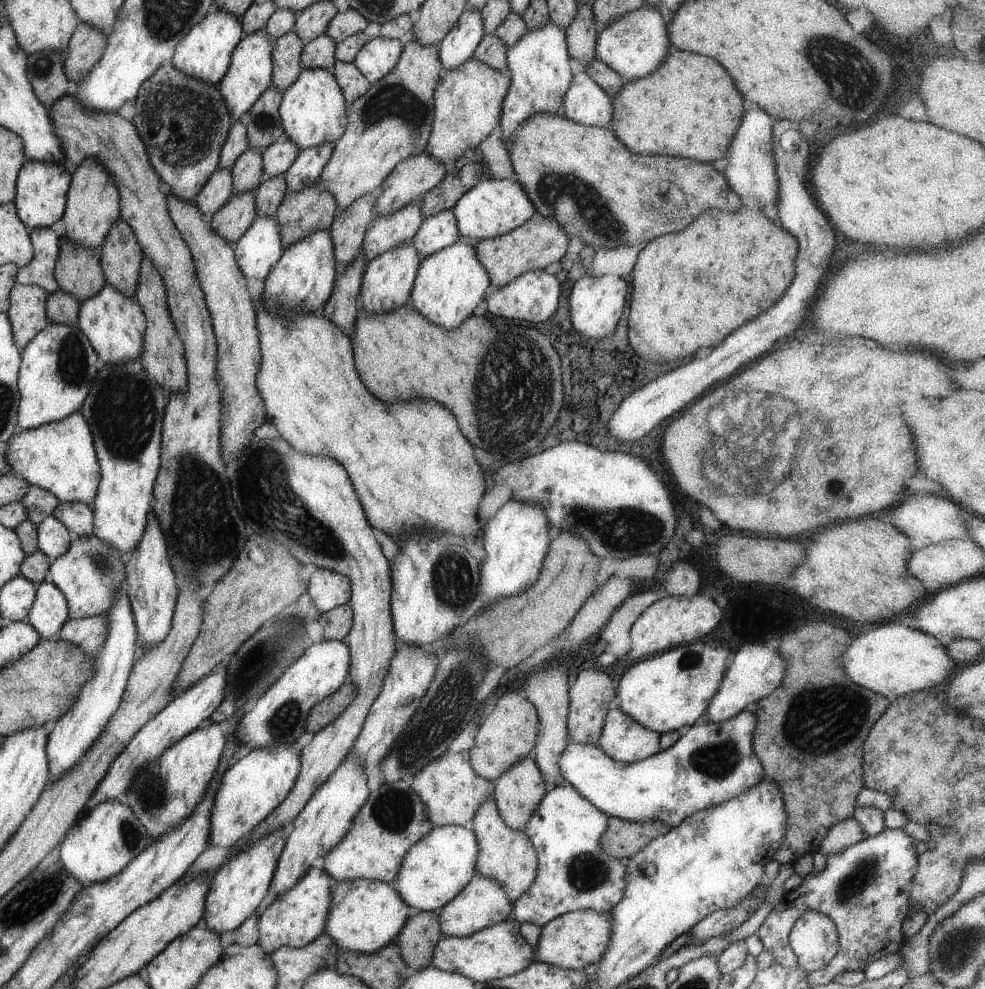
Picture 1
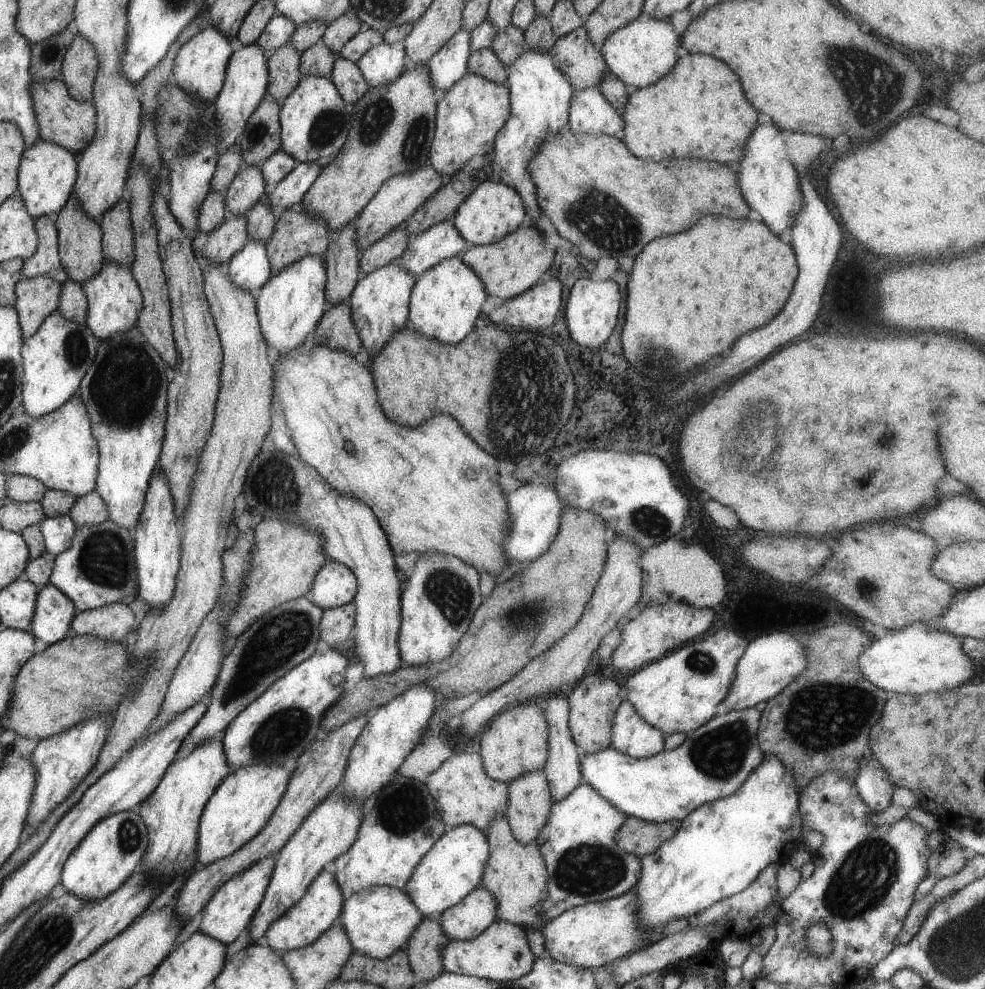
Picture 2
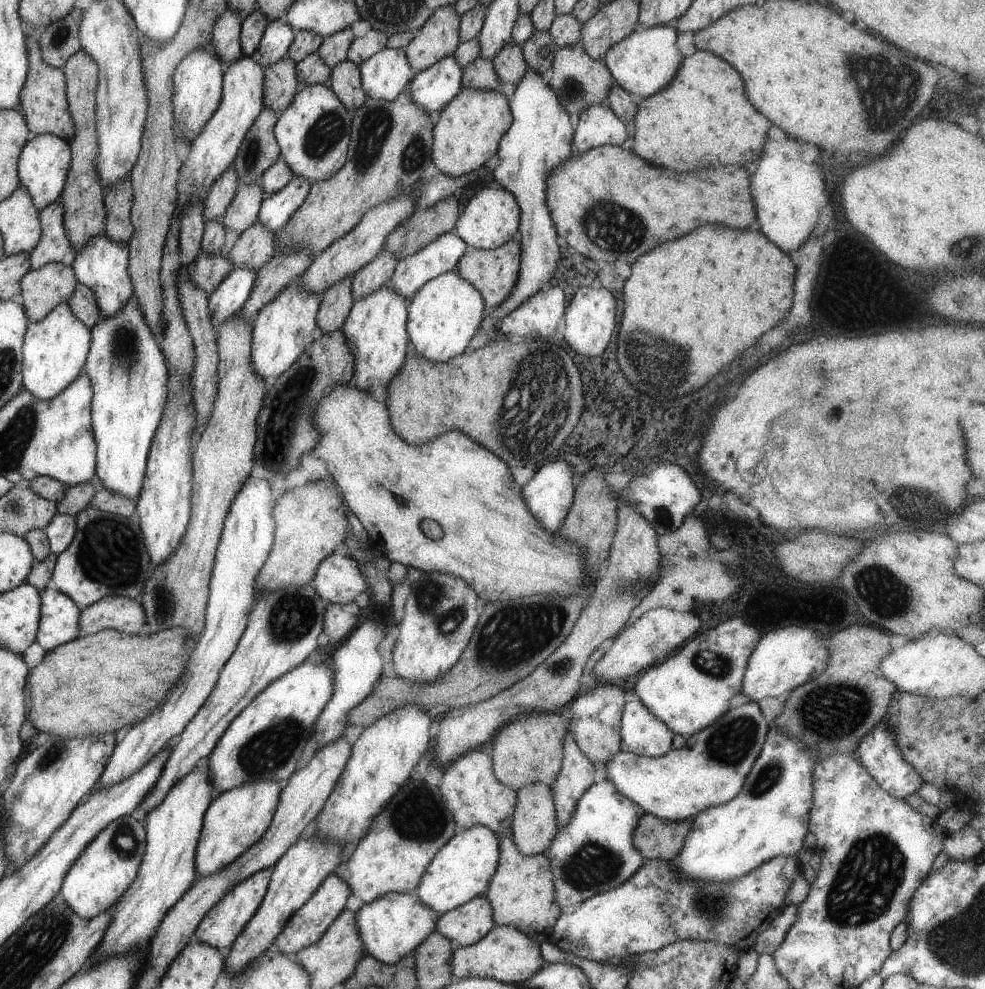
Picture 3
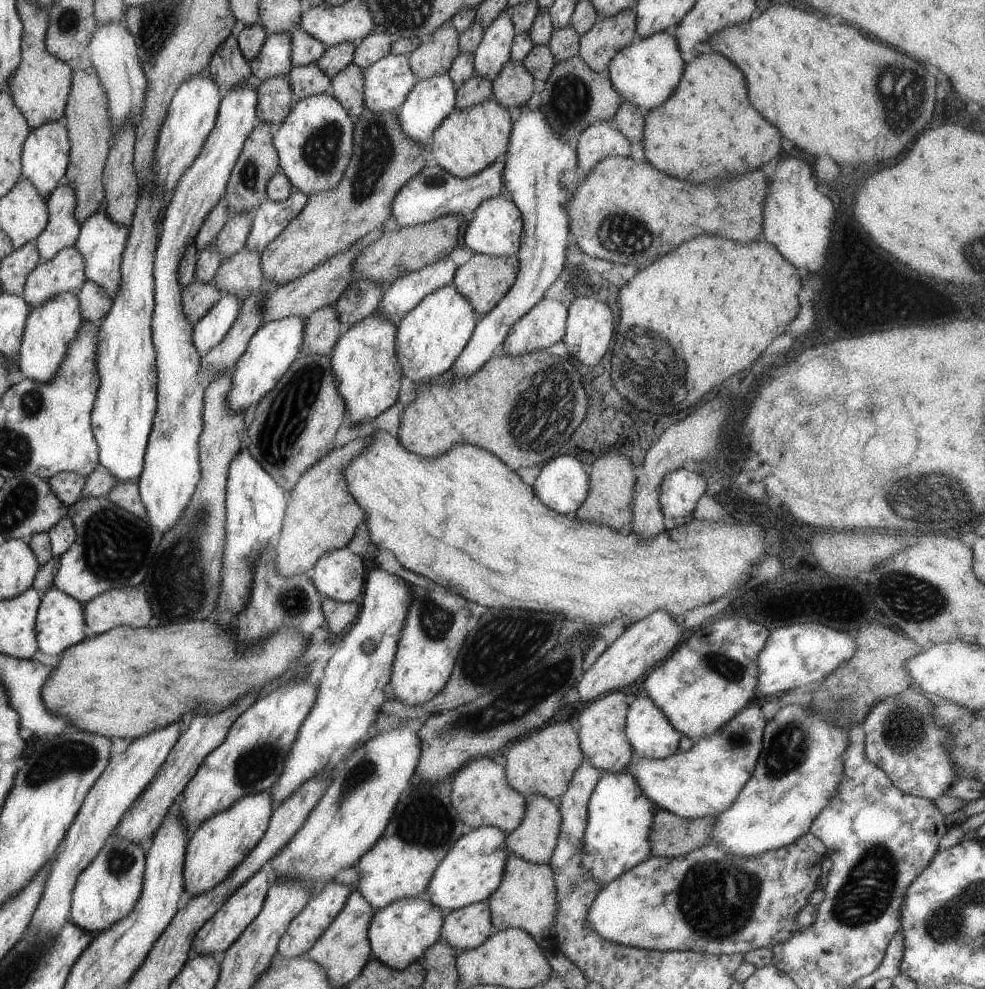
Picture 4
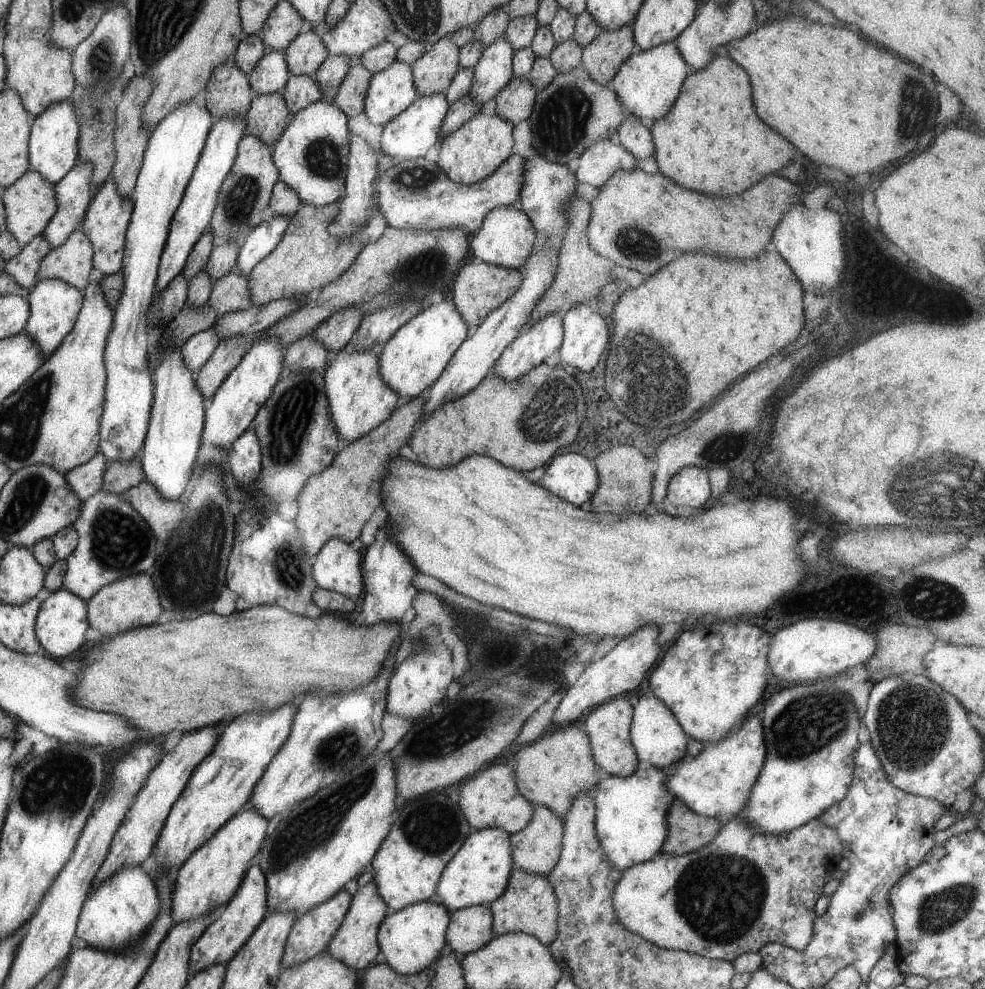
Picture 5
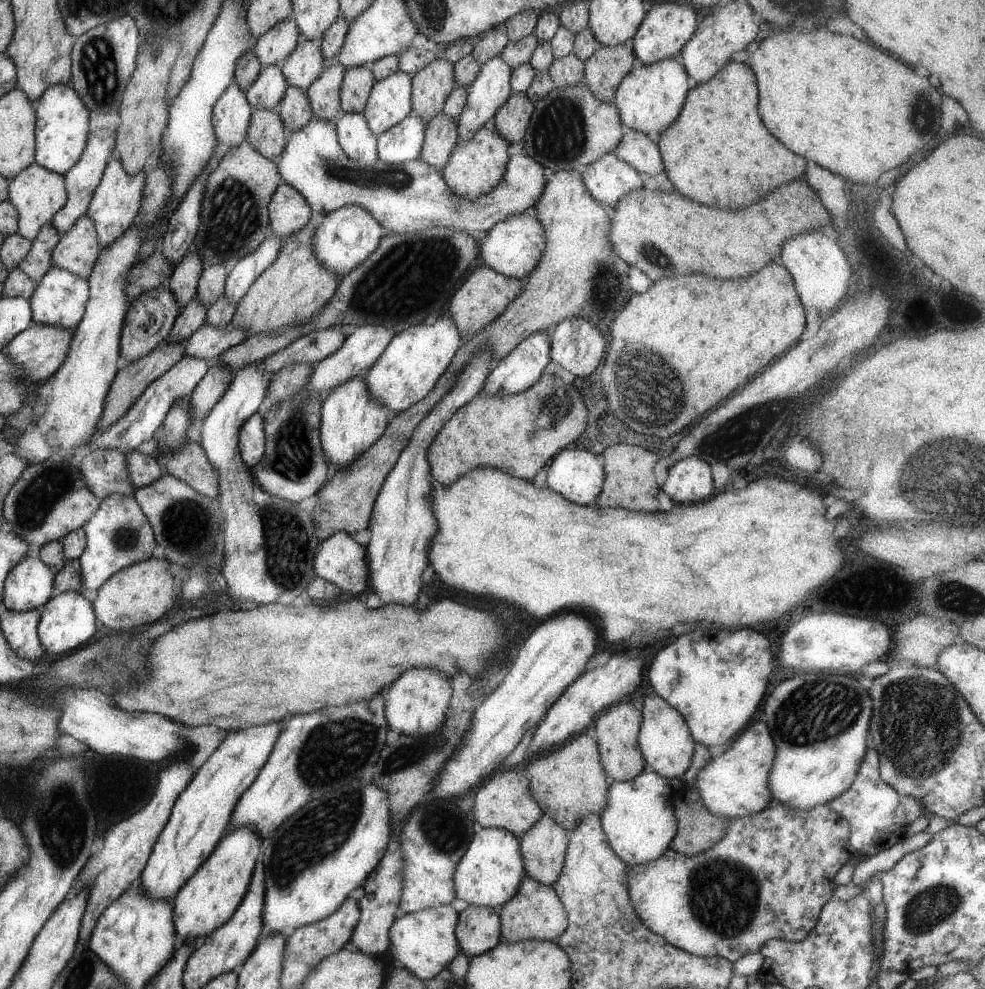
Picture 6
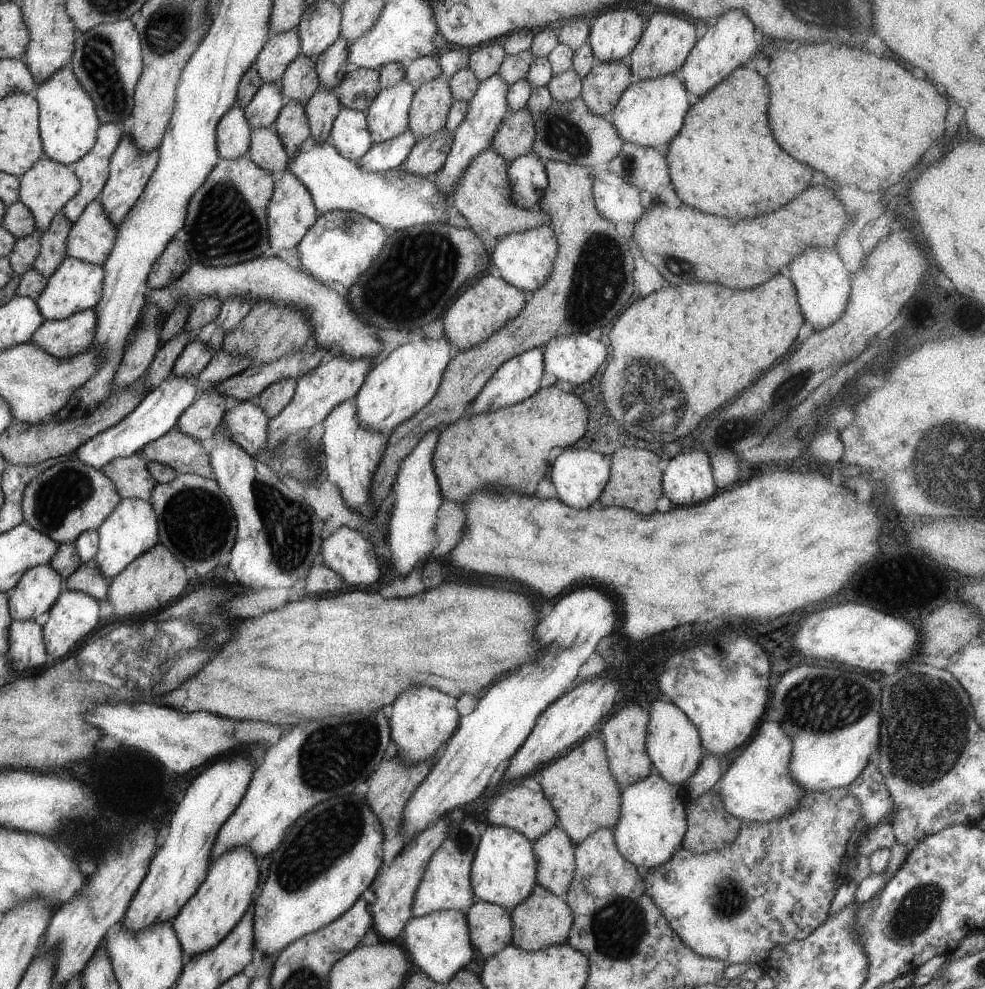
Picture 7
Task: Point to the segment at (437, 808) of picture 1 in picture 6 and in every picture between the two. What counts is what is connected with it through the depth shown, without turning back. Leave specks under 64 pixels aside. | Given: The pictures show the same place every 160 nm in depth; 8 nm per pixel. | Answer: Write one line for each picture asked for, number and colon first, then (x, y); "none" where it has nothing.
2: (463, 792)
3: (470, 789)
4: (481, 794)
5: (490, 799)
6: (505, 802)

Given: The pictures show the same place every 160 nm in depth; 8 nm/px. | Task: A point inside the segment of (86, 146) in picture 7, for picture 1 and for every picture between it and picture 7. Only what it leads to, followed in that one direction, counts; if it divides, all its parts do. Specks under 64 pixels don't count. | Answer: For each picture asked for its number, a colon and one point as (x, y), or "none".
1: (41, 193)
2: (48, 172)
3: (43, 166)
4: (46, 154)
5: (54, 147)
6: (62, 121)

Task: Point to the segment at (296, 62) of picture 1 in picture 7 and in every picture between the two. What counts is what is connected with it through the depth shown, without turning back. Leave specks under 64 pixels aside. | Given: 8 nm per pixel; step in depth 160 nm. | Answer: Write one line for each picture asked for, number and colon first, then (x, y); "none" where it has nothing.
2: (284, 75)
3: (281, 84)
4: (276, 100)
5: (268, 116)
6: (267, 134)
7: (267, 150)

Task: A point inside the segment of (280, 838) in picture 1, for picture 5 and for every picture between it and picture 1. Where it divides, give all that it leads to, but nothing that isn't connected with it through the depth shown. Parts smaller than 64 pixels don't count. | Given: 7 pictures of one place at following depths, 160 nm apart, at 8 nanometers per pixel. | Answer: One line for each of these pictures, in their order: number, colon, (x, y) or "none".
2: (230, 911)
3: (221, 927)
4: (228, 924)
5: (246, 910)

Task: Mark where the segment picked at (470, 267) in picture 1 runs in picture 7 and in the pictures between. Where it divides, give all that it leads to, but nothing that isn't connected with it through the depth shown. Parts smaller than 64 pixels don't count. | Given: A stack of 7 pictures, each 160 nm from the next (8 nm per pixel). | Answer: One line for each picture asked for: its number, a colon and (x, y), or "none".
2: (445, 301)
3: (447, 311)
4: (432, 335)
5: (414, 358)
6: (411, 365)
7: (401, 383)

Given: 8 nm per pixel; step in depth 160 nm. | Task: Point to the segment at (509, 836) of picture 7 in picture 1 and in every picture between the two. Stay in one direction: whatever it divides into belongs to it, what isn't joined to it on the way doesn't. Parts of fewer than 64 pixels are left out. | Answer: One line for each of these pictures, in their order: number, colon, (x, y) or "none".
1: (433, 872)
2: (453, 867)
3: (462, 870)
4: (472, 870)
5: (478, 874)
6: (488, 875)

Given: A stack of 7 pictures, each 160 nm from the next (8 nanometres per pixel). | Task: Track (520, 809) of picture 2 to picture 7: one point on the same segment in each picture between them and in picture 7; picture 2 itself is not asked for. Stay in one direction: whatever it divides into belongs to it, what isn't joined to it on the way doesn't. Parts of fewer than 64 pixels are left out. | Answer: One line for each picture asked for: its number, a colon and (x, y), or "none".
3: (534, 826)
4: (534, 840)
5: (535, 849)
6: (543, 847)
7: (554, 851)

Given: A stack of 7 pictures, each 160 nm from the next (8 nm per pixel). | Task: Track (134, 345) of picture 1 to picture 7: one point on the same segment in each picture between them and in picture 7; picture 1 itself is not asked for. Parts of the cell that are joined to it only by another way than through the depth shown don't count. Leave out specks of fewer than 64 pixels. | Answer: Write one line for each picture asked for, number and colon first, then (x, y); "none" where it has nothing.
2: (115, 299)
3: (103, 264)
4: (102, 242)
5: (109, 216)
6: (114, 208)
7: (131, 169)

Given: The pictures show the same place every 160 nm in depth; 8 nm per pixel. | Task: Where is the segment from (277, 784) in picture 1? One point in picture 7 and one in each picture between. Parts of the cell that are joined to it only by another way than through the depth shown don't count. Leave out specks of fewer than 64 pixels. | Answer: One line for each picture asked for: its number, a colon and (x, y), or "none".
2: (242, 806)
3: (237, 820)
4: (217, 847)
5: (212, 875)
6: (211, 895)
7: (226, 895)

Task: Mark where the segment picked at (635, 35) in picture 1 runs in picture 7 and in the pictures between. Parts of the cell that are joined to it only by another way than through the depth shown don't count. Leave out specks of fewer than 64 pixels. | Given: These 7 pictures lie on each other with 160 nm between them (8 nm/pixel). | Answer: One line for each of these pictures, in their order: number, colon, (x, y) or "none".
2: (641, 53)
3: (646, 61)
4: (646, 72)
5: (648, 83)
6: (649, 99)
7: (650, 112)

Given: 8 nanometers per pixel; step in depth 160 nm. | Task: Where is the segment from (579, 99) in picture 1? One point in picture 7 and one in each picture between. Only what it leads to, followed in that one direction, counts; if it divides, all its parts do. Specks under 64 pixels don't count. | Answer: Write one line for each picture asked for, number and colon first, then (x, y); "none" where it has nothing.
2: (590, 112)
3: (597, 125)
4: (601, 139)
5: (597, 163)
6: (608, 179)
7: (615, 199)

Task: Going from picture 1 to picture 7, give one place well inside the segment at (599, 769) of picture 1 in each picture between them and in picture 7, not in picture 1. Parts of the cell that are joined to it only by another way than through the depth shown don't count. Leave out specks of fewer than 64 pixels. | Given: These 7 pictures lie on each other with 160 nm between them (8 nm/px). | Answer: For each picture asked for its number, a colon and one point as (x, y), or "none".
2: (715, 759)
3: (709, 770)
4: (703, 780)
5: (717, 781)
6: (733, 785)
7: (756, 786)

